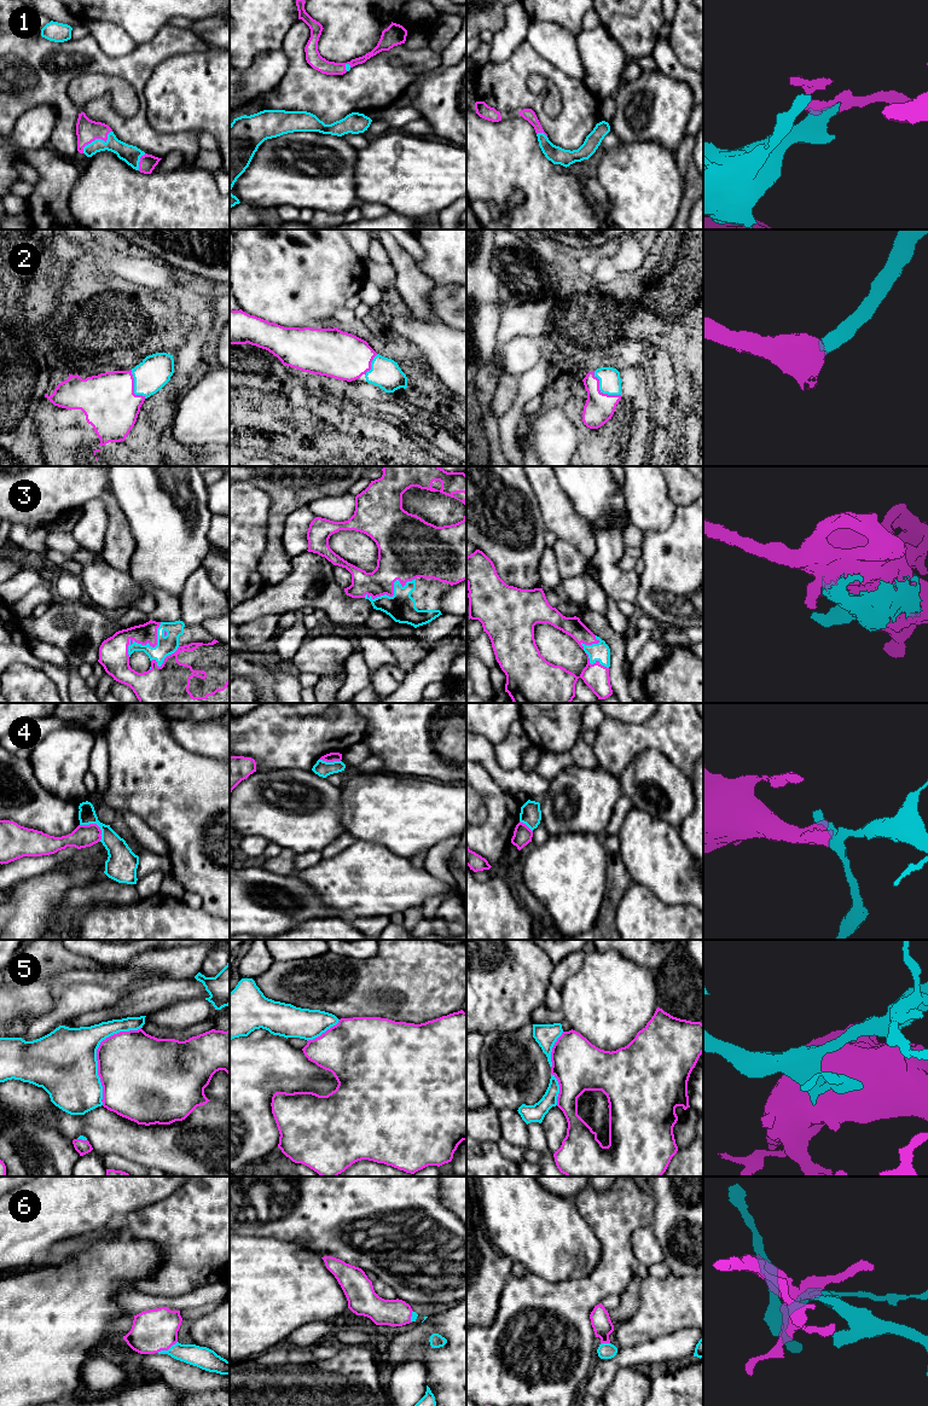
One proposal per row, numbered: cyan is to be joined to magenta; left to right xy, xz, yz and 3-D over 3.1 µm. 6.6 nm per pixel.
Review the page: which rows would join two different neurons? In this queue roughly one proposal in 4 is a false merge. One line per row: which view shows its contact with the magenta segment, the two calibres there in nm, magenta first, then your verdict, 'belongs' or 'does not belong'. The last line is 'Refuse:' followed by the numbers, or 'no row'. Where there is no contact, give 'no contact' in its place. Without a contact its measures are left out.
1: xy | 160/120 nm | belongs
2: yz | 200/140 nm | belongs
3: xy | 190/130 nm | belongs
4: xy | 150/160 nm | does not belong
5: xy | 460/440 nm | belongs
6: xy | 280/140 nm | belongs
Refuse: 4

